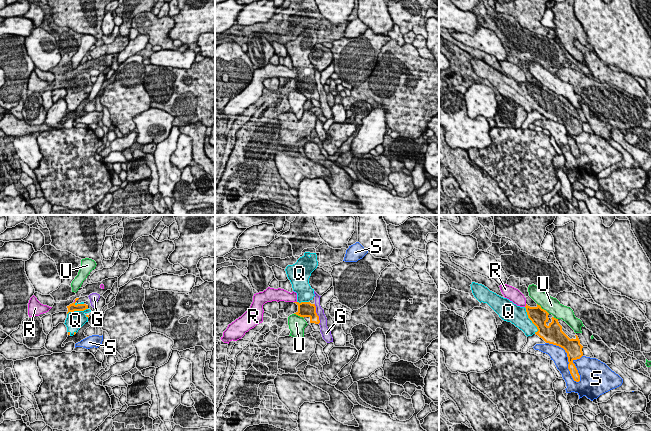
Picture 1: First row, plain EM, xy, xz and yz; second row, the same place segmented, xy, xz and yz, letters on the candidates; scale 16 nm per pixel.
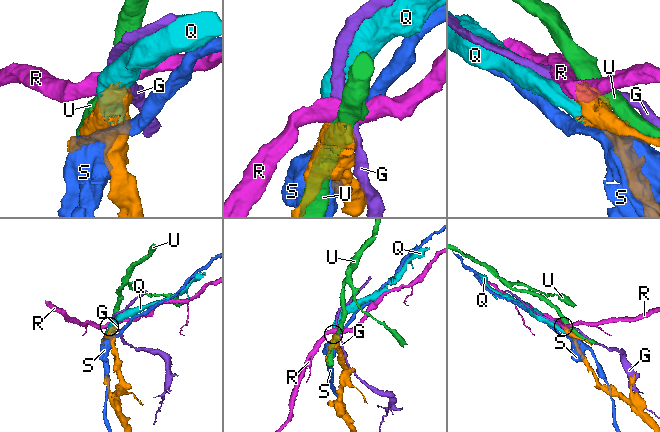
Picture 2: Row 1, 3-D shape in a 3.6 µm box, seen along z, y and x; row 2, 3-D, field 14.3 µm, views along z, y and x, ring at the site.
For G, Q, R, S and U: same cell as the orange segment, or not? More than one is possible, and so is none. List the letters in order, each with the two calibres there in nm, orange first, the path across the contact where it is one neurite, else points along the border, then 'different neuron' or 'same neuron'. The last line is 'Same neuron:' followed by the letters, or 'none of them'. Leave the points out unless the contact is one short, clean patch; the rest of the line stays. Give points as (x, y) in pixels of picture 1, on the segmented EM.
G: 260 nm thick on the orange side, 130 nm on the other; border along xz (314, 304), (319, 323); different neuron
Q: 280 nm thick on the orange side, 300 nm on the other; same neuron
R: 260 nm thick on the orange side, 190 nm on the other; border along xz (294, 301), (296, 302); different neuron
S: 280 nm thick on the orange side, 240 nm on the other; different neuron
U: 280 nm thick on the orange side, 240 nm on the other; different neuron
Same neuron: Q

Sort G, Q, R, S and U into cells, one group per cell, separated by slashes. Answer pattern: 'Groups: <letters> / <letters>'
Groups: G / Q / R / S / U

